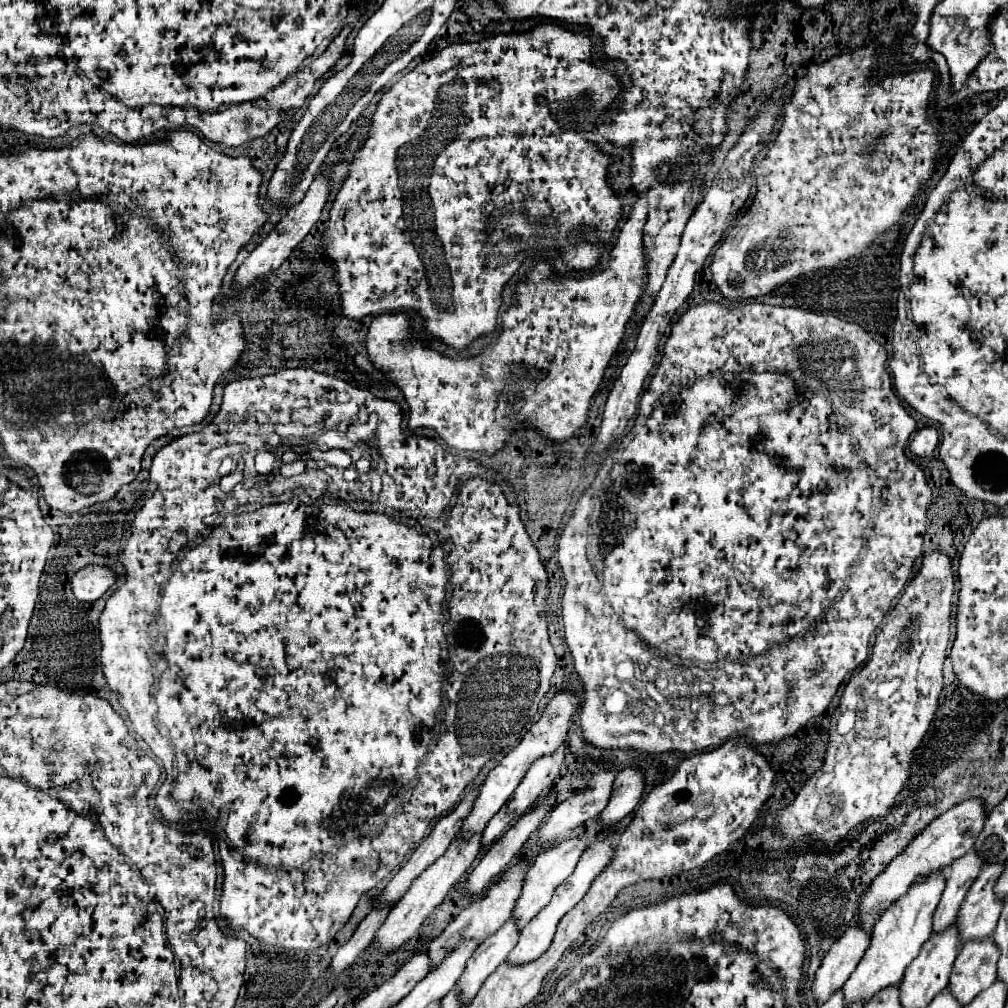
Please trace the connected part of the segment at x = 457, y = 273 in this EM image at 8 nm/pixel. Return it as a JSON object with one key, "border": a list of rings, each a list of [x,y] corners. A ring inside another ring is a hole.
{"border":[[[540,22],[532,32],[526,34],[498,34],[488,40],[480,40],[478,44],[452,44],[444,48],[440,54],[436,54],[432,60],[418,64],[412,72],[402,76],[390,90],[384,92],[374,116],[372,116],[372,130],[370,138],[364,142],[364,146],[358,152],[358,158],[350,164],[350,176],[344,180],[332,210],[330,210],[330,222],[328,230],[324,232],[324,248],[326,254],[336,264],[336,278],[340,282],[342,292],[342,312],[348,318],[364,318],[366,314],[384,314],[384,312],[400,312],[400,310],[418,310],[422,318],[426,320],[426,330],[434,334],[442,342],[454,342],[456,348],[466,348],[474,338],[486,332],[494,332],[496,328],[496,316],[500,308],[500,292],[504,284],[515,274],[519,265],[524,260],[524,253],[518,252],[520,248],[528,246],[528,240],[536,234],[536,230],[528,224],[528,220],[518,214],[514,208],[512,214],[502,218],[504,206],[512,206],[516,202],[522,202],[530,196],[534,198],[546,198],[552,208],[552,218],[556,220],[556,226],[560,230],[574,230],[578,226],[594,226],[600,232],[600,240],[608,240],[612,236],[612,230],[616,228],[620,220],[620,198],[612,194],[608,186],[608,162],[610,156],[604,156],[594,144],[586,142],[568,122],[562,122],[562,112],[556,110],[556,102],[572,104],[576,98],[580,98],[584,92],[594,104],[594,114],[606,108],[618,94],[620,94],[620,82],[616,76],[608,74],[604,68],[596,68],[590,60],[592,54],[592,42],[586,34],[570,32],[562,25],[555,22]],[[488,242],[498,254],[510,254],[518,252],[513,260],[490,270],[482,252],[482,246]]]}

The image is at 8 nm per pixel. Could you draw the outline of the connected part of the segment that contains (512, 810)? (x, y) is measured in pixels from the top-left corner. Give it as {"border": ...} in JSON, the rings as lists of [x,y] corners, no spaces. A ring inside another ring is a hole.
{"border":[[[560,744],[554,754],[538,758],[530,766],[530,772],[526,772],[526,776],[518,784],[518,788],[514,790],[514,796],[506,802],[506,806],[500,808],[500,812],[486,826],[484,838],[482,838],[484,846],[500,838],[536,802],[536,798],[554,784],[558,770],[564,762],[564,750],[566,750],[566,744]]]}

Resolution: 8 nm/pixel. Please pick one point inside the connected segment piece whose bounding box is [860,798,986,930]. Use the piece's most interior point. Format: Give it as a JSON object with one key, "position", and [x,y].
{"position":[952,834]}

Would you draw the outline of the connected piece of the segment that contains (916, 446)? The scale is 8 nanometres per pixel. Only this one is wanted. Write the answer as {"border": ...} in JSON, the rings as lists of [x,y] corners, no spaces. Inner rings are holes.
{"border":[[[926,426],[926,428],[916,432],[916,436],[914,436],[914,440],[910,442],[908,448],[918,458],[930,458],[934,454],[936,446],[938,446],[938,440],[940,440],[938,430],[932,428],[932,426]]]}

